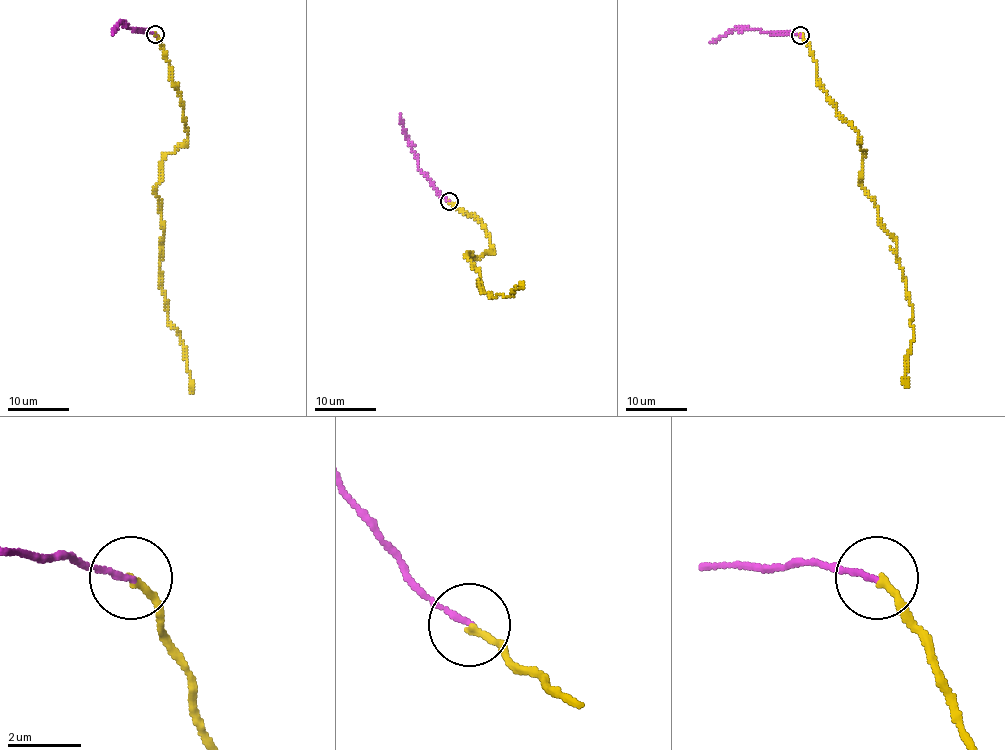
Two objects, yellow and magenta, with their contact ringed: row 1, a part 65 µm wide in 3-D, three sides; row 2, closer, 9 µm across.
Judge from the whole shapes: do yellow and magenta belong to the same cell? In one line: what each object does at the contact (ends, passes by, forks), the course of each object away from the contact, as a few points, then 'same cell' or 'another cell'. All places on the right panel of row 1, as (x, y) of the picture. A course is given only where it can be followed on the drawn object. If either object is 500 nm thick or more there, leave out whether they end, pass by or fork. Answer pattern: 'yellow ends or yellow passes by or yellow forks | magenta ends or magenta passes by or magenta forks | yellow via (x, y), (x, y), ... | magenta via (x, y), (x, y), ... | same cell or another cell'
yellow ends | magenta ends | yellow via (801, 34), (828, 99), (859, 133), (865, 151), (860, 179), (880, 225), (896, 241), (913, 316), (904, 386) | magenta via (801, 34), (742, 28), (726, 32), (710, 43) | another cell

